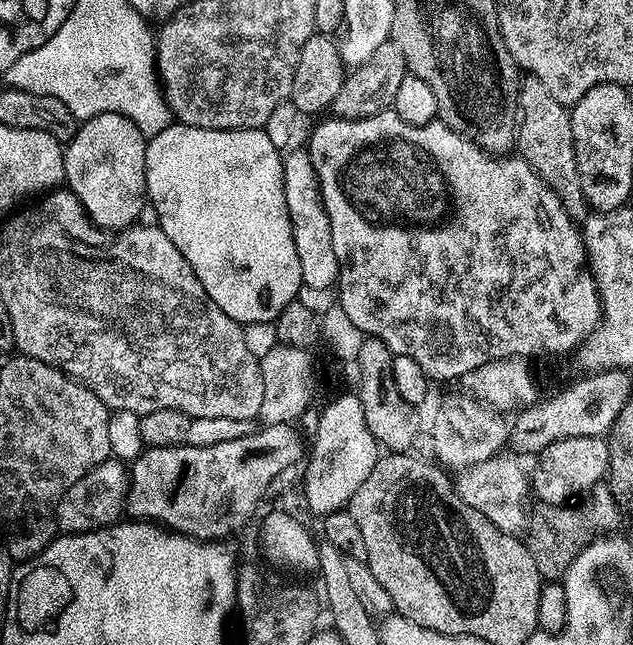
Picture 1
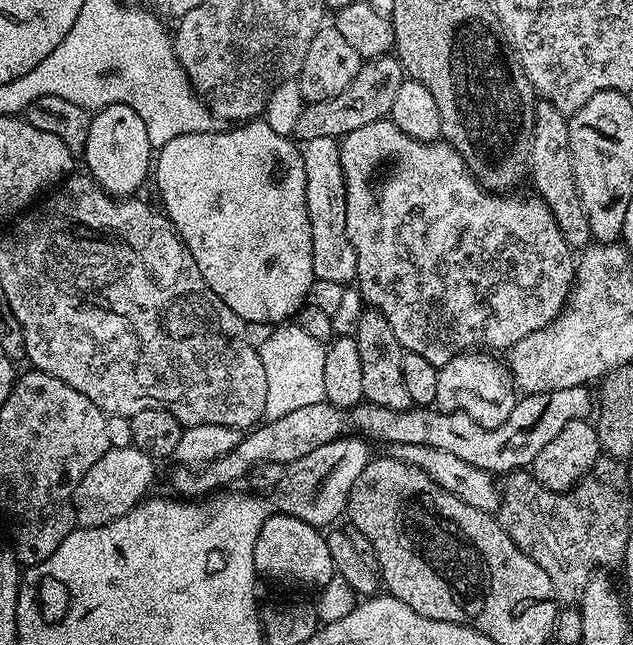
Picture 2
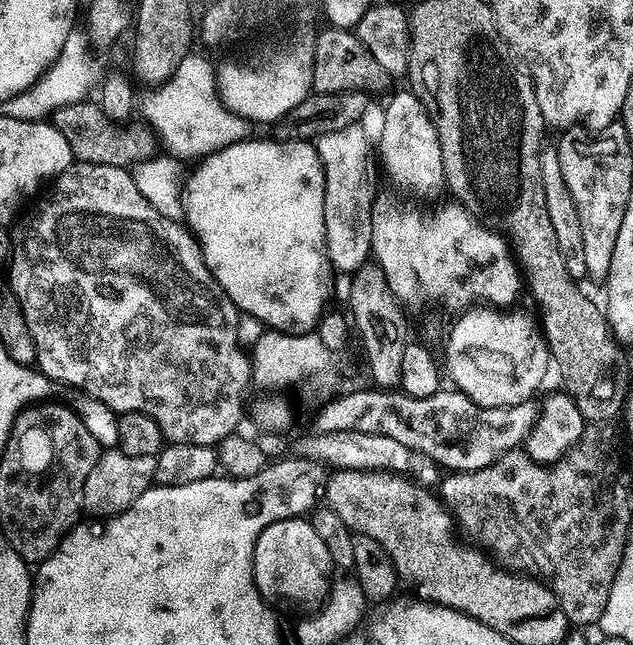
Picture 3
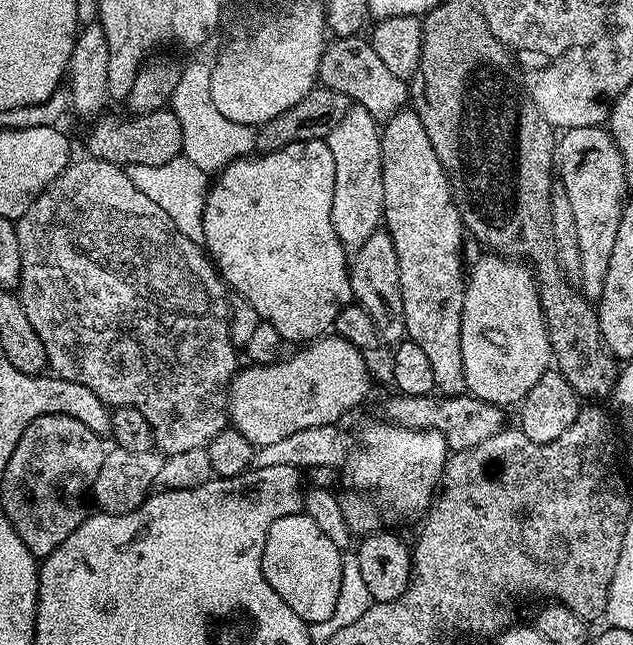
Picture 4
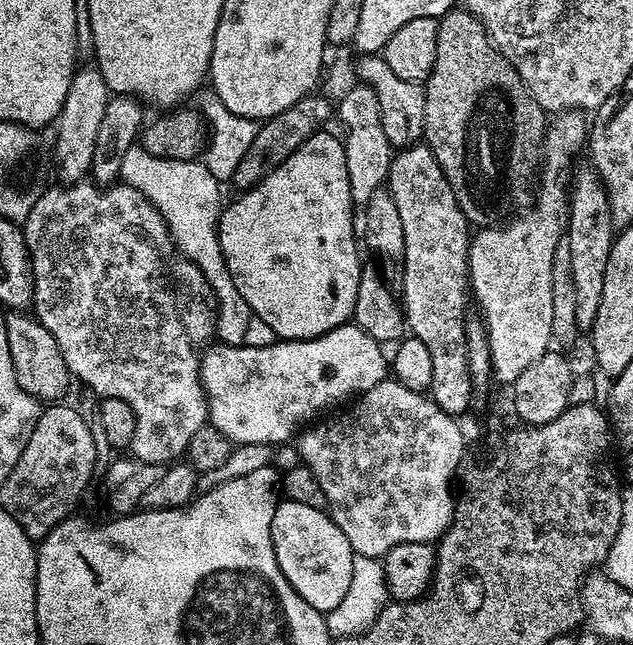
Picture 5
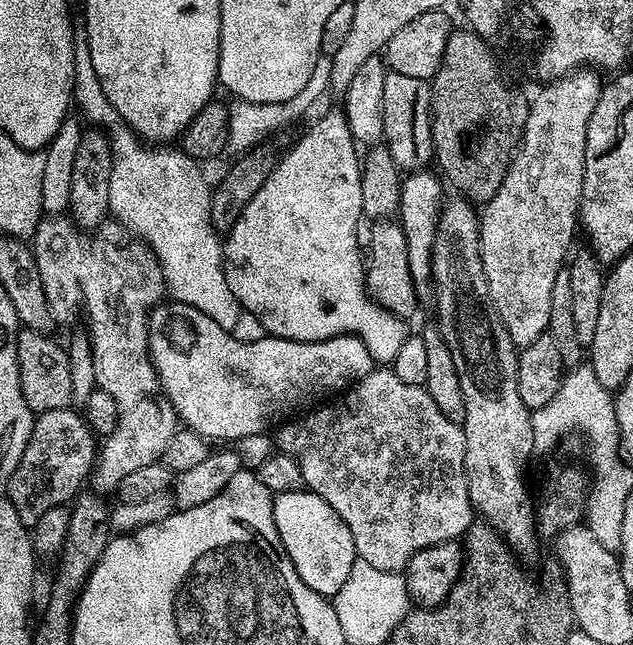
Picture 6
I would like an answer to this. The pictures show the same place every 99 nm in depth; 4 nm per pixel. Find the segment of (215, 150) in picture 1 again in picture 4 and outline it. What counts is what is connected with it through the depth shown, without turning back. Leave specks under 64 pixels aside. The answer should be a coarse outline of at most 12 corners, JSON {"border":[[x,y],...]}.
{"border":[[324,140],[235,160],[204,206],[221,280],[281,341],[353,299]]}

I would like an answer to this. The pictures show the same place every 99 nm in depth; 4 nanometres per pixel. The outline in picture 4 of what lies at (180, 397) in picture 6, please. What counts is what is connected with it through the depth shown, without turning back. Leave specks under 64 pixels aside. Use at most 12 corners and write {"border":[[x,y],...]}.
{"border":[[335,334],[232,378],[253,446],[336,424],[368,396],[365,353]]}

